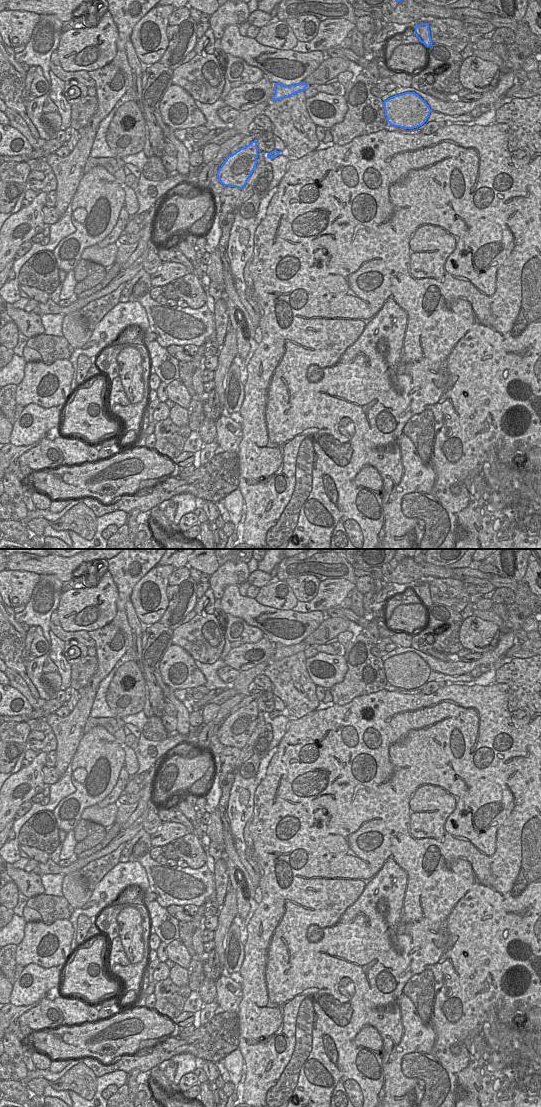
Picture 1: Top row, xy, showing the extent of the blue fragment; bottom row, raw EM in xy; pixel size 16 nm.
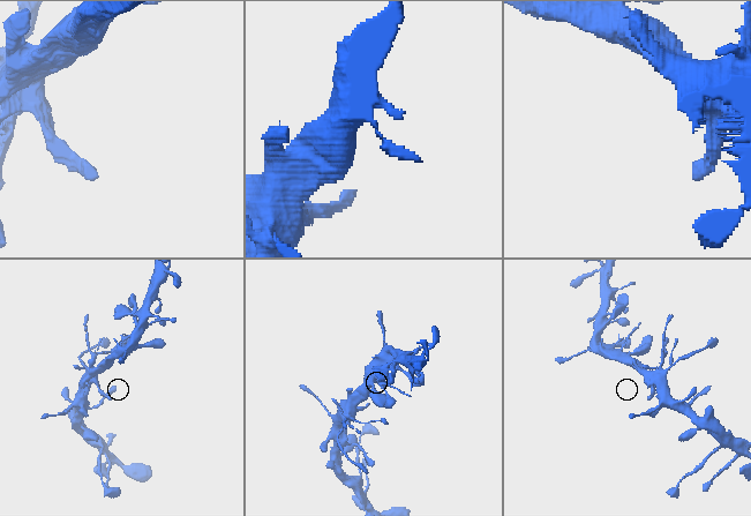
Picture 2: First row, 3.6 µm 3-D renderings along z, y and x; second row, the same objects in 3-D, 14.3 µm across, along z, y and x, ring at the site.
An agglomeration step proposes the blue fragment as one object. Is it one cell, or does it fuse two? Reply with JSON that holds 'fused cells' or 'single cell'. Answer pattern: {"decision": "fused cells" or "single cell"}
{"decision": "single cell"}

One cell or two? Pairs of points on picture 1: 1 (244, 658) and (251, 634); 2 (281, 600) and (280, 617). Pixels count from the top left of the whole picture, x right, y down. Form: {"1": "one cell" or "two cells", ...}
{"1": "two cells", "2": "two cells"}

